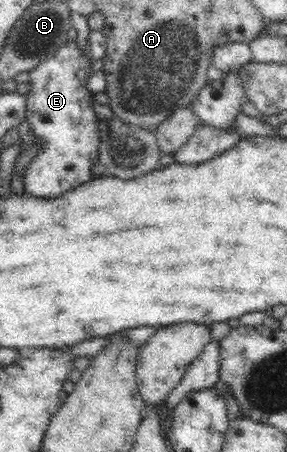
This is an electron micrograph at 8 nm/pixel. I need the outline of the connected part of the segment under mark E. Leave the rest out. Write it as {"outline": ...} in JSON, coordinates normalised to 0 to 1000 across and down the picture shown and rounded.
{"outline":[[[237,91],[233,102],[213,104],[192,126],[171,126],[105,155],[105,184],[115,195],[94,210],[94,248],[87,265],[122,294],[122,305],[143,310],[150,330],[136,330],[129,352],[84,372],[84,423],[122,440],[192,440],[233,423],[275,414],[282,405],[314,398],[314,374],[321,365],[345,354],[341,330],[352,310],[341,305],[334,288],[334,252],[310,230],[321,208],[293,192],[296,177],[324,162],[317,142],[324,131],[310,124],[296,128],[268,106],[261,93]]]}

